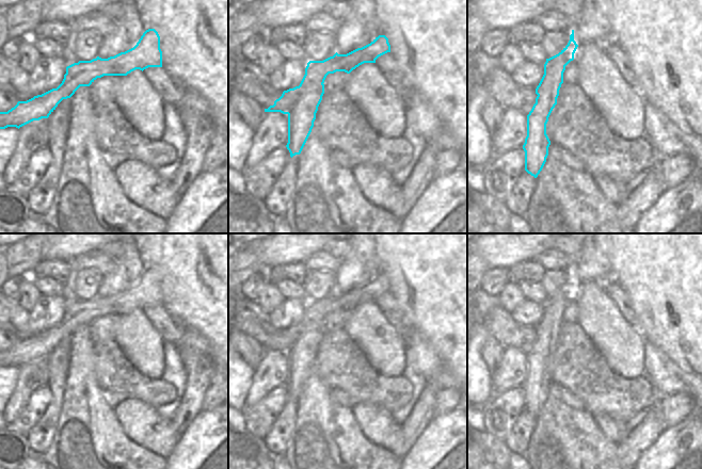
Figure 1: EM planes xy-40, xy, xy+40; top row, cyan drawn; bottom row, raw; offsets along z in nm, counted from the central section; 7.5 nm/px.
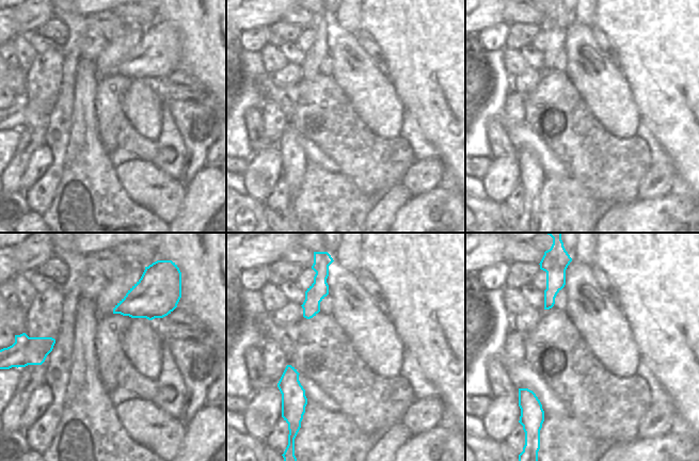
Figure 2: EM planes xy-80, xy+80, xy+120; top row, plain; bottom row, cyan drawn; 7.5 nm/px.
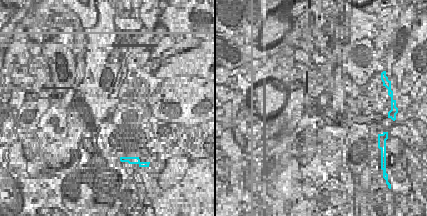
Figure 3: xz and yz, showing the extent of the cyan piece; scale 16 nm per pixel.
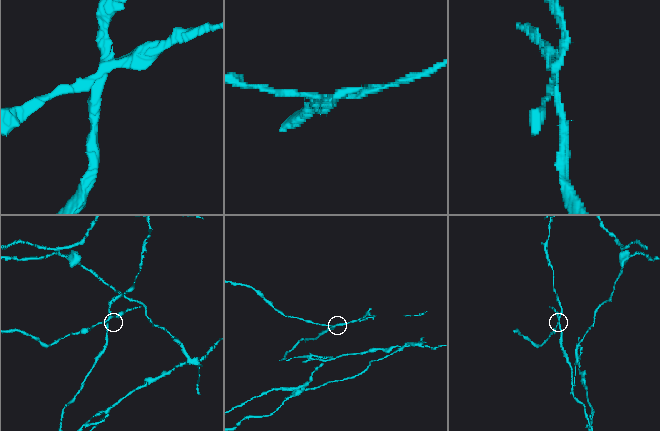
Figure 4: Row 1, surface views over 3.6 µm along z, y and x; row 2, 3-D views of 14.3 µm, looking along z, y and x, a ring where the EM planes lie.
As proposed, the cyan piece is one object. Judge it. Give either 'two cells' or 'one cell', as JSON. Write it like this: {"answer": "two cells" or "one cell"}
{"answer": "two cells"}

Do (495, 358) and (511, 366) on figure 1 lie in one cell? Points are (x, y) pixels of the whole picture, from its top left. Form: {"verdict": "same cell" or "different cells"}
{"verdict": "different cells"}

